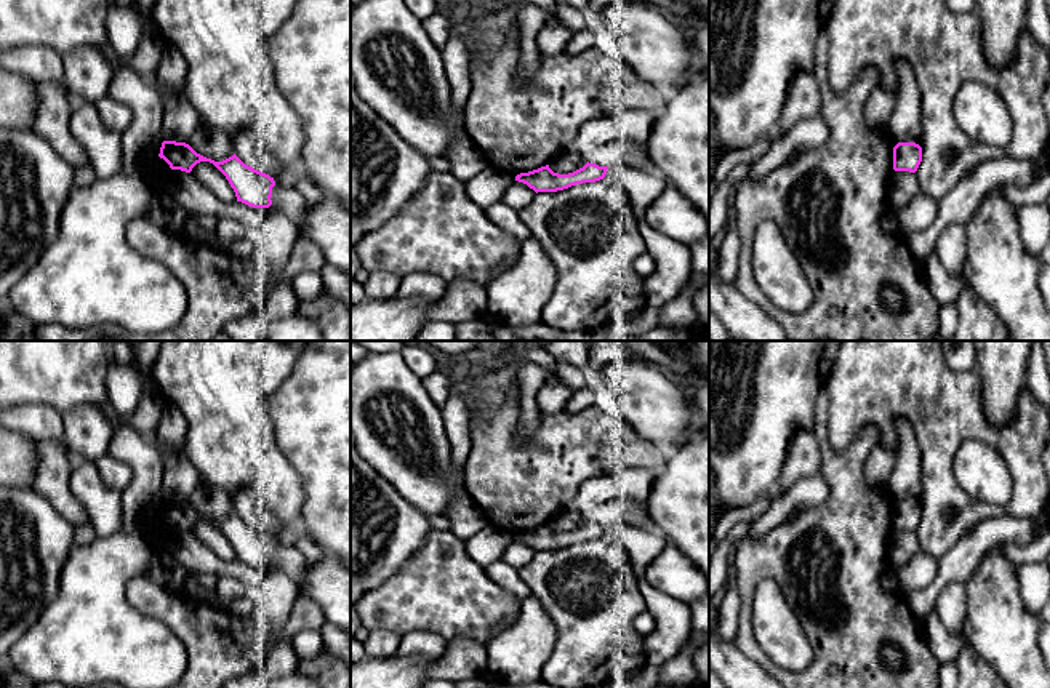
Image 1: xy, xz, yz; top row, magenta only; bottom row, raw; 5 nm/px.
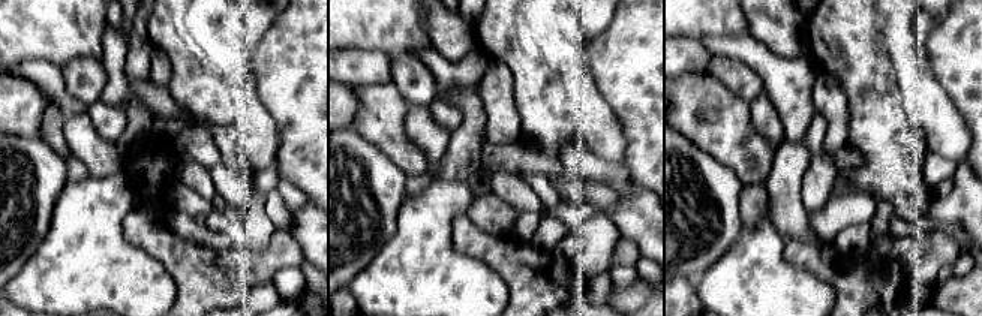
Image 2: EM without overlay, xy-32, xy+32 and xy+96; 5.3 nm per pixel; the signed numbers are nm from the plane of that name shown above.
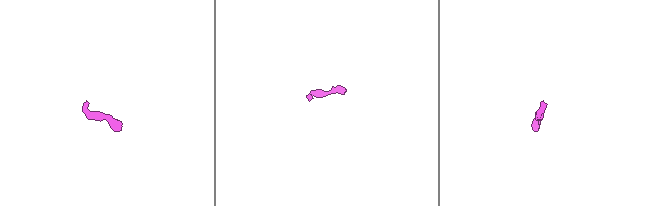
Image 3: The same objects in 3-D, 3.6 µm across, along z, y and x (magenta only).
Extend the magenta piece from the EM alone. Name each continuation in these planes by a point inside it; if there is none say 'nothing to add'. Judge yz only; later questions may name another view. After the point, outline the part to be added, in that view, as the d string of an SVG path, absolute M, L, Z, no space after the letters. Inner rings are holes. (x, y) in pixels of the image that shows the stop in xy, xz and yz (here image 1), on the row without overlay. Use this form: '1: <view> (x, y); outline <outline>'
nothing to add

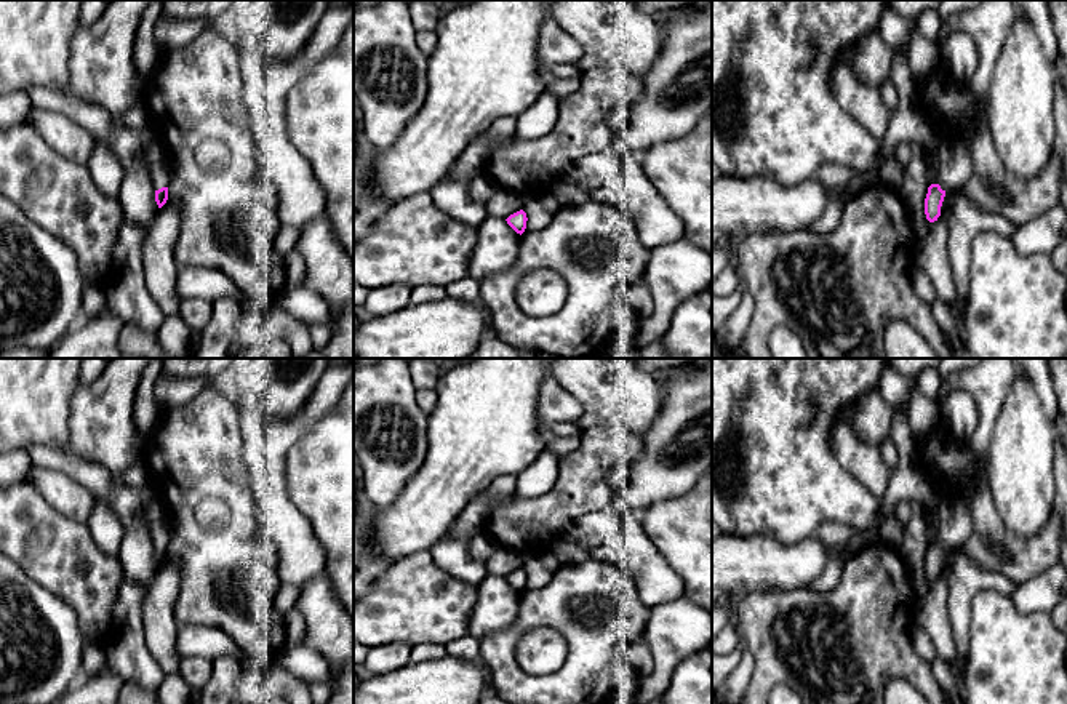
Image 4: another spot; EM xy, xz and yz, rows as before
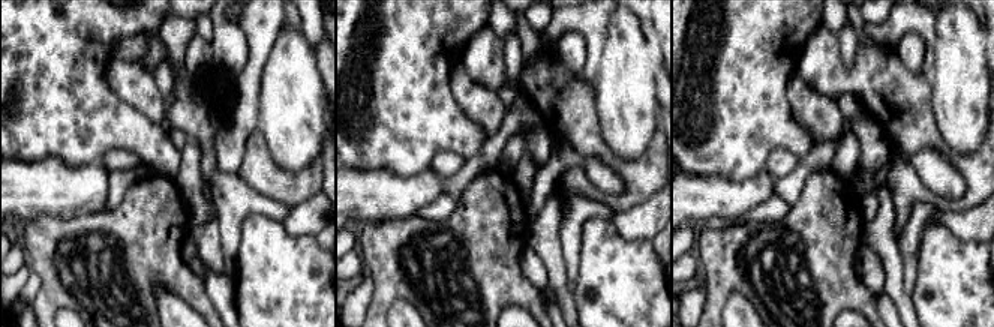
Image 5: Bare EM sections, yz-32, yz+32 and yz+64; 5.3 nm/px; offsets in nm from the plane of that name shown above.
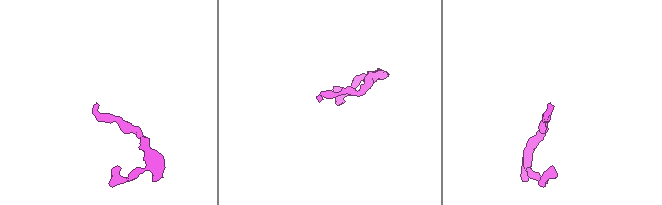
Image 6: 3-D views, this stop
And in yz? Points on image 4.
1: yz (987, 380); outline M981 358L974 366L957 370L942 381L937 402L949 390L961 389L973 395L979 411L977 427L968 440L977 470L960 498L944 496L939 502L939 530L934 542L942 549L960 547L971 534L968 501L979 485L979 470L987 466L989 443L1016 368L1011 358Z

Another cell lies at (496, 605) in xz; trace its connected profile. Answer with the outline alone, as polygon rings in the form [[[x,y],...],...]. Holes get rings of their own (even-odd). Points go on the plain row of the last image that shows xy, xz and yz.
[[[486,574],[477,587],[477,602],[469,618],[469,635],[478,642],[491,627],[512,624],[518,613],[520,592],[506,578]]]

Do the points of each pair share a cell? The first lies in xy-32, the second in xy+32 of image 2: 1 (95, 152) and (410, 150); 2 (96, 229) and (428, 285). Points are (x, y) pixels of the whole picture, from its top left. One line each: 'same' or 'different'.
1: different
2: same

